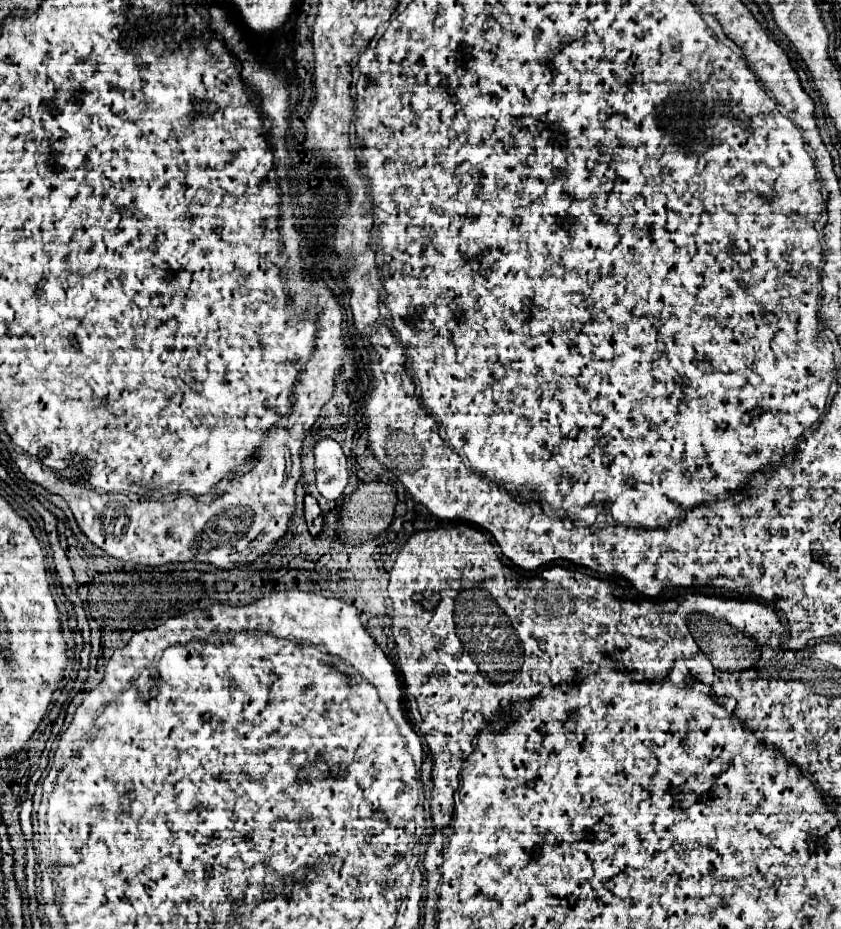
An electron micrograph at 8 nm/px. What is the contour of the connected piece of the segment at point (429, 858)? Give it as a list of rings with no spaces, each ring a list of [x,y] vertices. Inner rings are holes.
[[[427,848],[425,858],[422,862],[422,866],[424,867],[425,871],[428,874],[434,872],[442,863],[441,855],[440,855],[440,853],[437,853],[437,852],[439,852],[438,849]],[[435,856],[436,856],[436,858],[435,858]],[[437,857],[439,857],[439,860]]]

